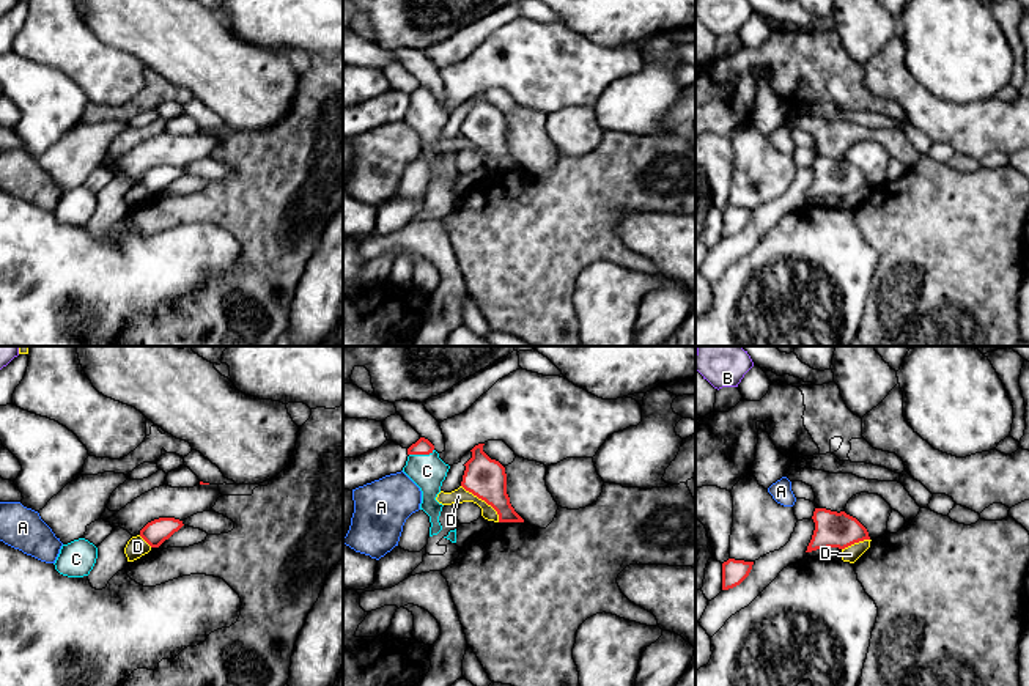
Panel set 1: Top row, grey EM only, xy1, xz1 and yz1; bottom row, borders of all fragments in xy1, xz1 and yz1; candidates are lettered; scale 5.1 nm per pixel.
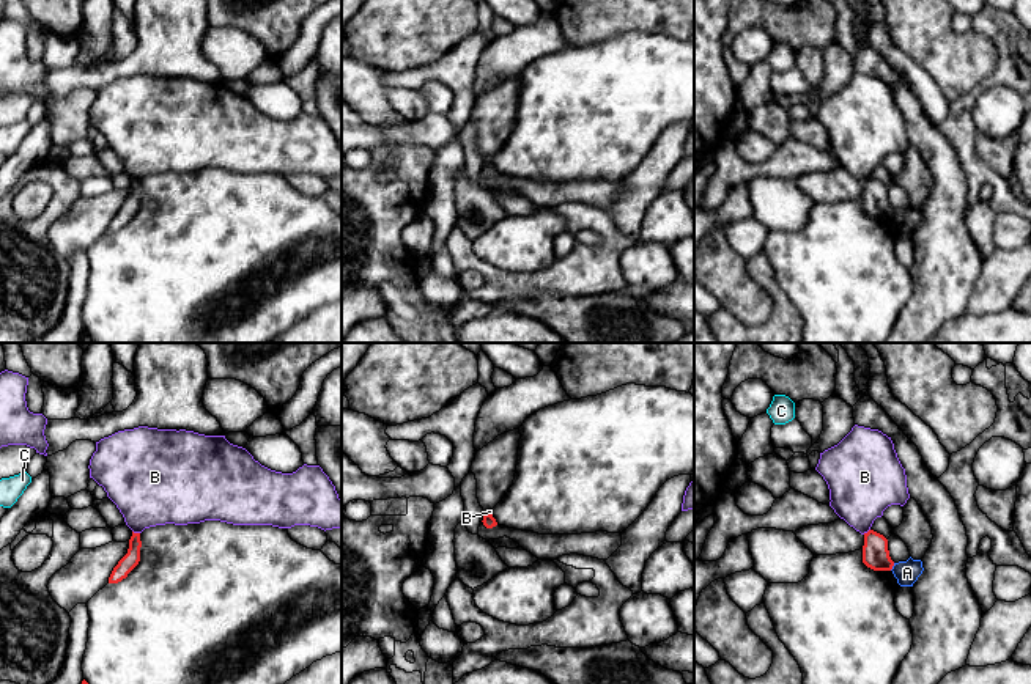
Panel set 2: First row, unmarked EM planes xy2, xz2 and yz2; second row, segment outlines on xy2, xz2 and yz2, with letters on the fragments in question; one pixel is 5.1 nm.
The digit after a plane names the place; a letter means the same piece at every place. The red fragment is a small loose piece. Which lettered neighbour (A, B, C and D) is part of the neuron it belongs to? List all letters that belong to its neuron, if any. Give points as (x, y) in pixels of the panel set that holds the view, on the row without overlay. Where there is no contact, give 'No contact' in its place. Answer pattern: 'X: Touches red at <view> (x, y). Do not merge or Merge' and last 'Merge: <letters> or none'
A: Touches red at yz2 (893, 213). Do not merge
B: Touches red at xy2 (136, 181). Do not merge
C: Touches red at xz1 (420, 101). Merge
D: Touches red at xz1 (483, 147). Do not merge
Merge: C

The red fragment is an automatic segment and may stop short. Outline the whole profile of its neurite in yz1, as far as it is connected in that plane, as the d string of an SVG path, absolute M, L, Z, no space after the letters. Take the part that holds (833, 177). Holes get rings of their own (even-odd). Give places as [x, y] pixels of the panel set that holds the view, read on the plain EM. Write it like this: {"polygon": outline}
{"polygon": "M815 156L812 167L815 178L806 200L828 195L845 197L854 190L870 187L867 176L845 159Z"}

